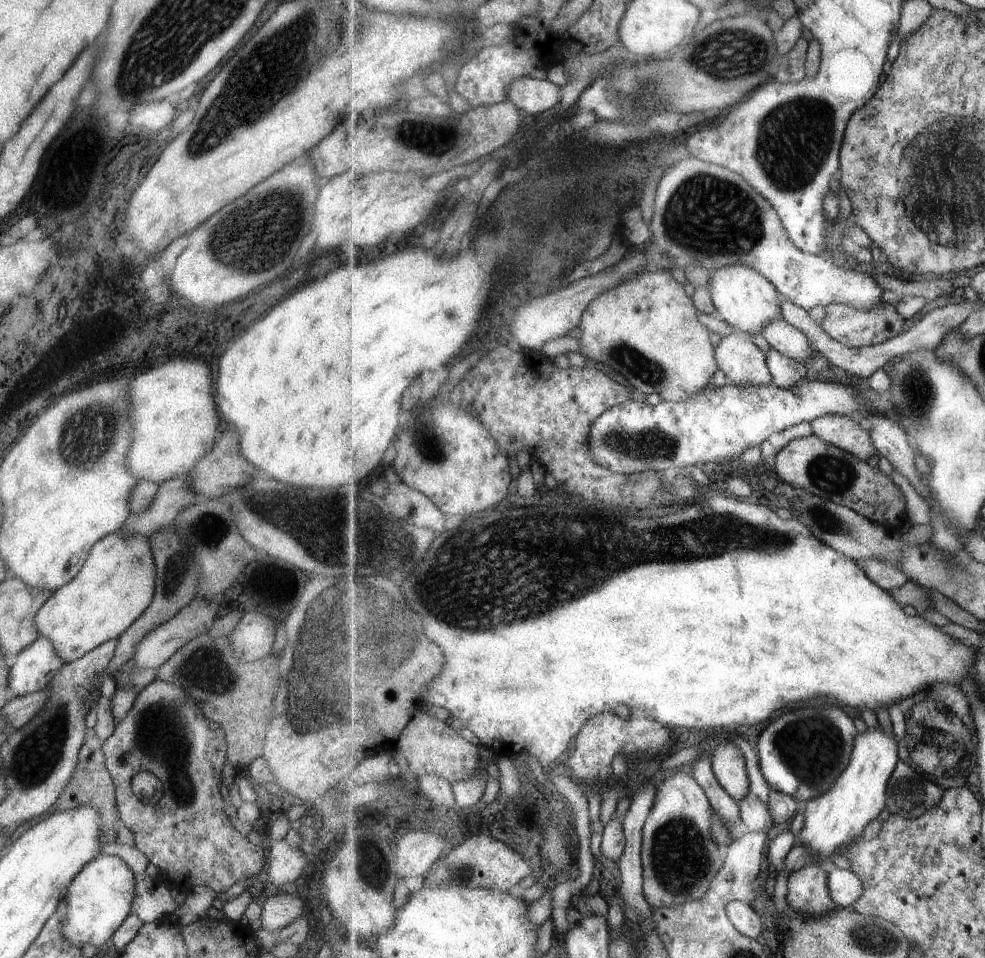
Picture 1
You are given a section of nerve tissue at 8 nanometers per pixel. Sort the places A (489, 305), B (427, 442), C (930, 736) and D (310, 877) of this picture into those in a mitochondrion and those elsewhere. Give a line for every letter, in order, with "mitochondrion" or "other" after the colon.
A: other
B: mitochondrion
C: mitochondrion
D: other

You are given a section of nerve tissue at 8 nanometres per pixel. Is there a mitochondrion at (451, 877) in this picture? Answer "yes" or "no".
yes

